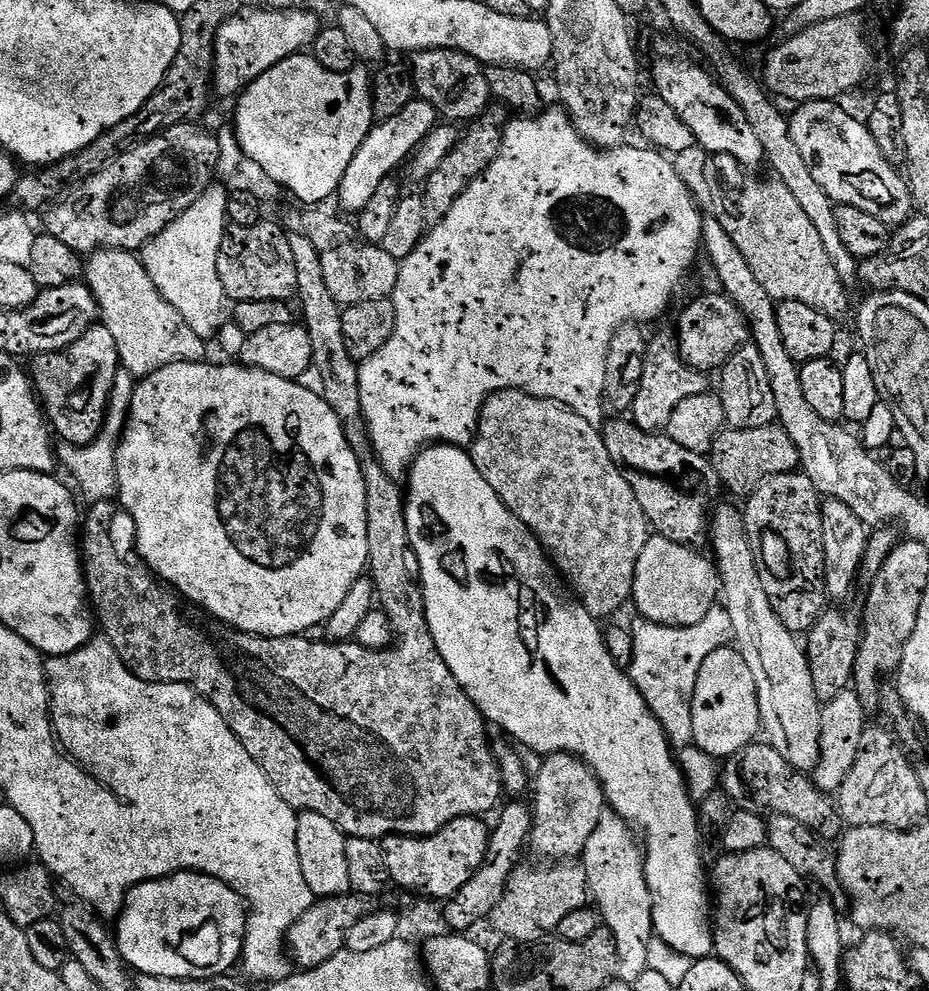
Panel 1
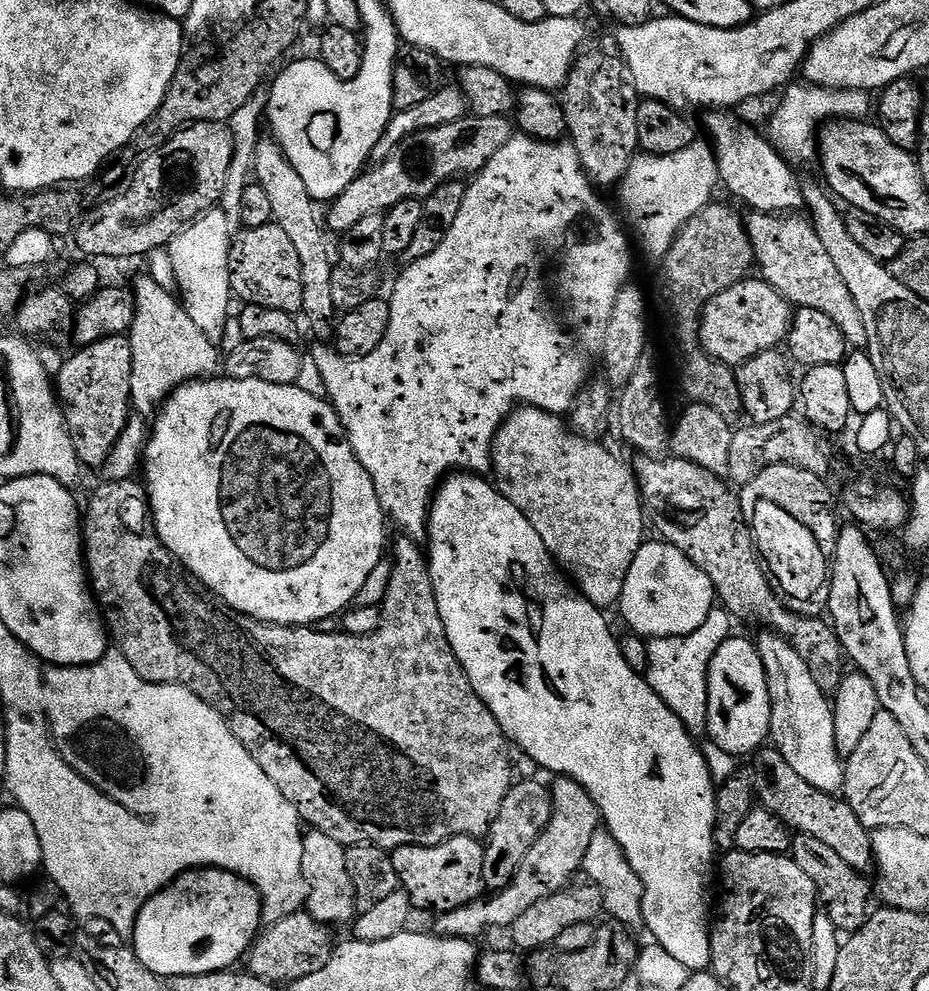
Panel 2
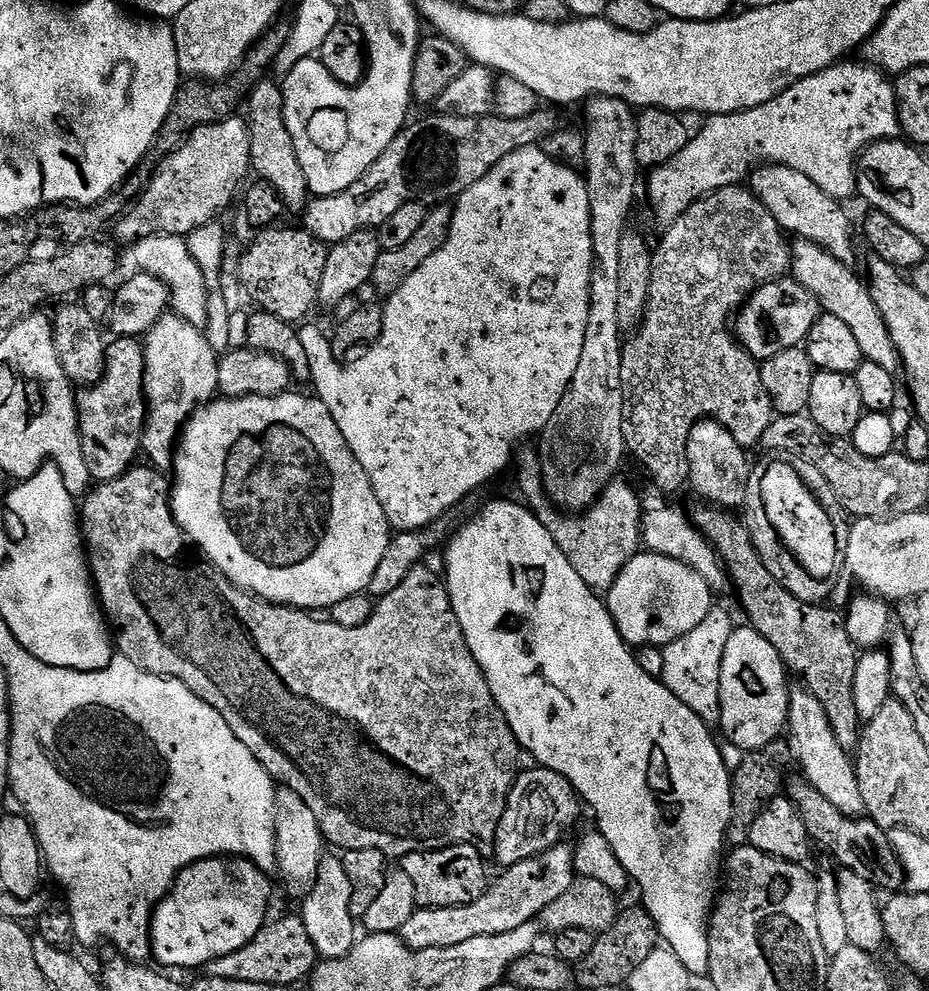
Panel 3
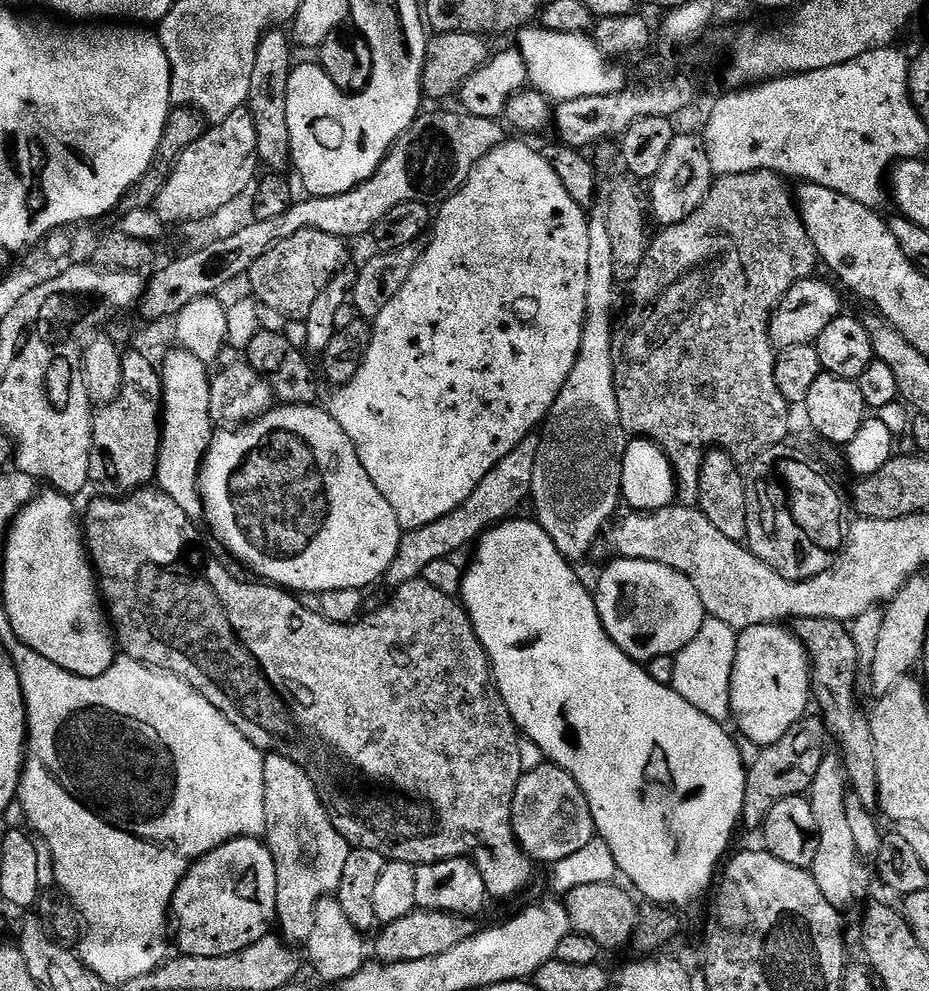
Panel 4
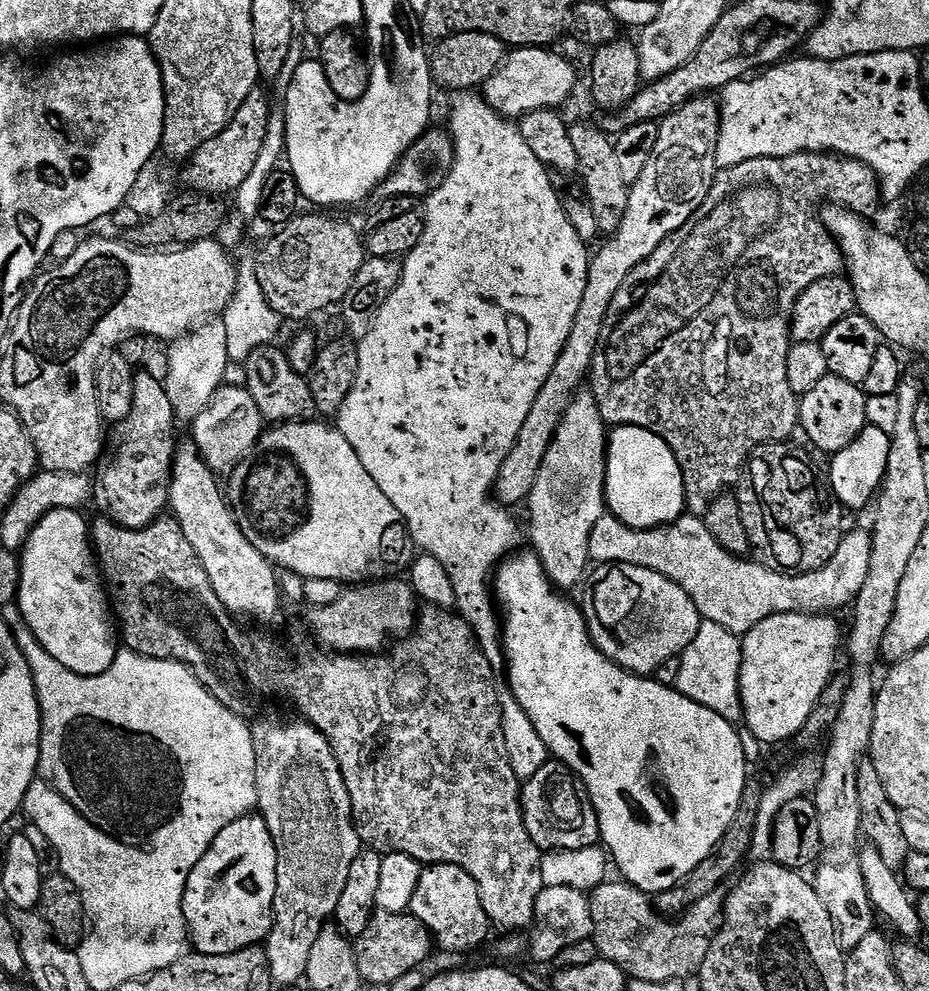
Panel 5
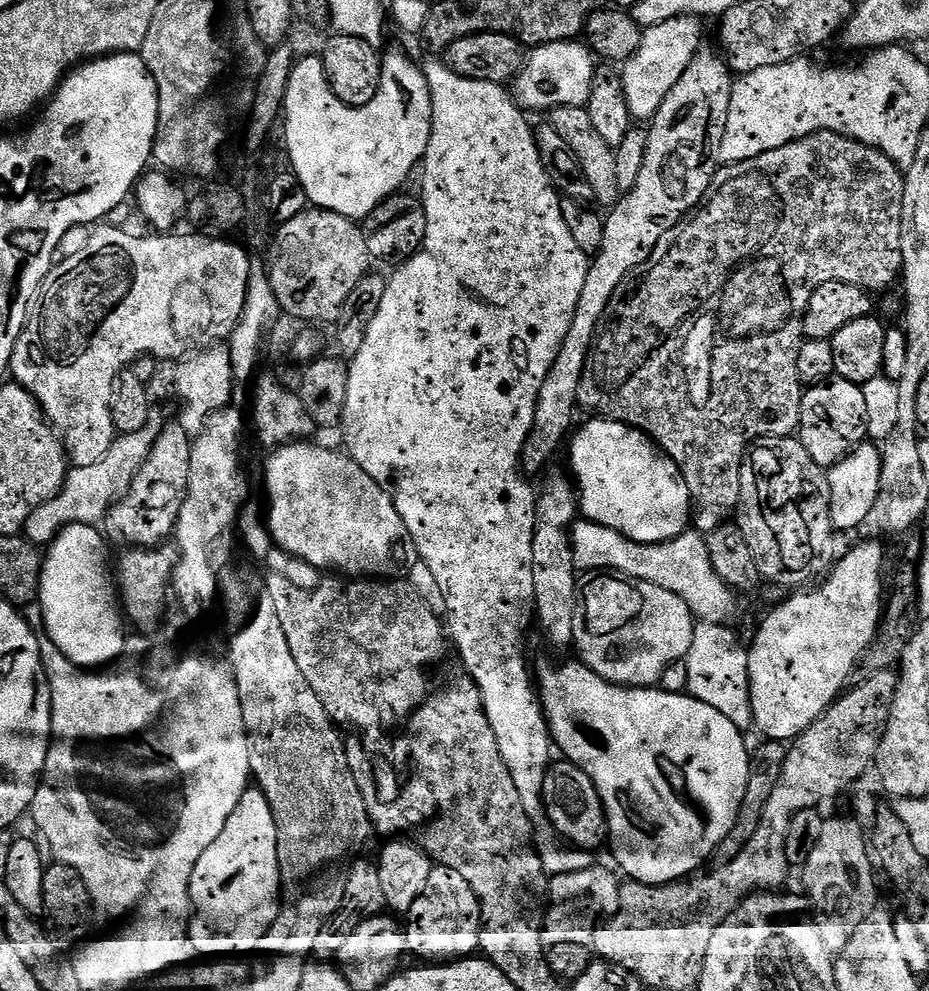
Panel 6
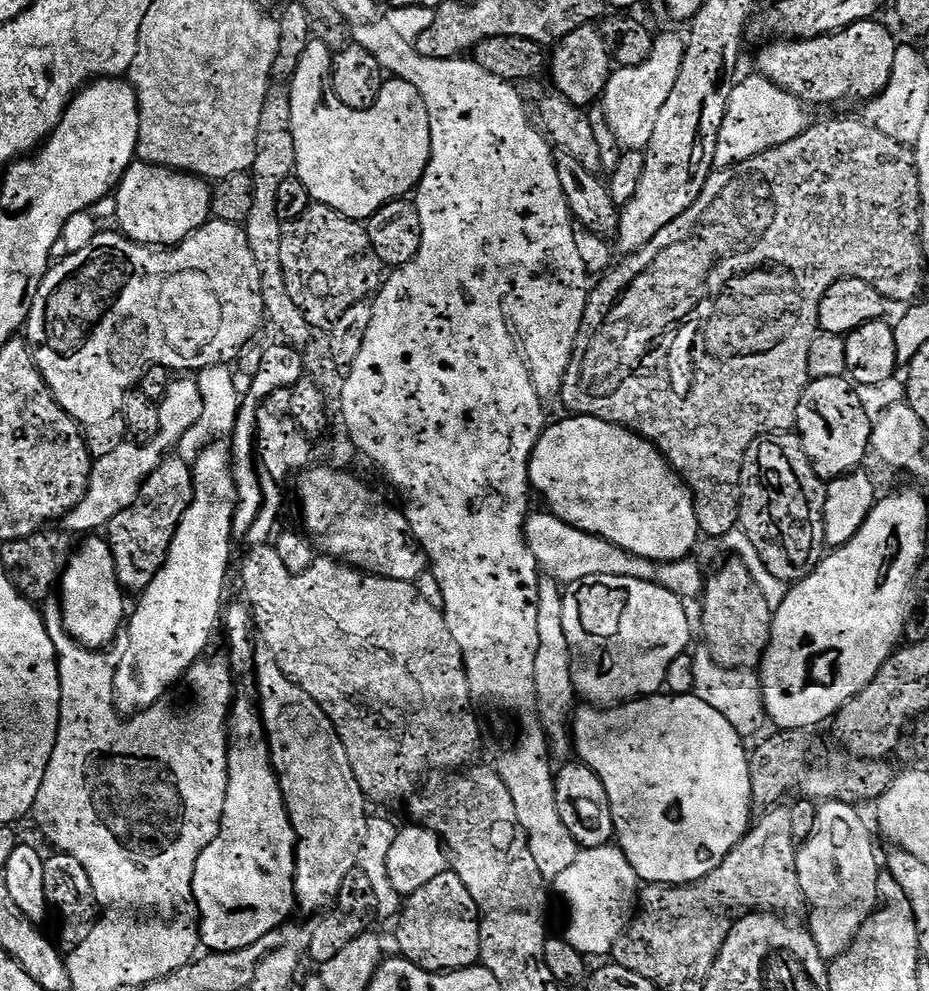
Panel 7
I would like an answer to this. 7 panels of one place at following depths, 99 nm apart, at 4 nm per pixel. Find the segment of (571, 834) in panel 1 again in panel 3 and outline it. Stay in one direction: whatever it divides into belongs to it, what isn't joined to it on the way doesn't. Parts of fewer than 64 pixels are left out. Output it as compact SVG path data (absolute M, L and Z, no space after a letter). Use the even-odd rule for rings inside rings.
M561 842L549 852L507 865L501 871L504 873L497 880L495 877L474 902L445 908L417 907L412 916L404 920L398 933L400 939L406 947L417 952L462 946L462 942L470 942L470 938L506 934L510 930L518 930L518 926L532 924L546 910L546 906L550 906L550 902L562 898L562 894L570 890L574 879L574 852L566 845Z

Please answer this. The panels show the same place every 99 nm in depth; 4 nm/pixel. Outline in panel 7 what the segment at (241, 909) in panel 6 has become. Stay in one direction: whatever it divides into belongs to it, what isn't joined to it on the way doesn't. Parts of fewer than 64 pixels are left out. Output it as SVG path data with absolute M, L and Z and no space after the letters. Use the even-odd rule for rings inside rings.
M237 699L232 705L228 725L226 806L218 834L214 842L210 842L206 850L202 850L194 870L192 893L198 909L200 942L208 952L242 950L242 946L250 946L258 942L258 938L284 926L288 915L292 911L295 913L298 908L294 886L296 835L284 805L280 783L272 768L264 723L260 721L257 705L249 700Z

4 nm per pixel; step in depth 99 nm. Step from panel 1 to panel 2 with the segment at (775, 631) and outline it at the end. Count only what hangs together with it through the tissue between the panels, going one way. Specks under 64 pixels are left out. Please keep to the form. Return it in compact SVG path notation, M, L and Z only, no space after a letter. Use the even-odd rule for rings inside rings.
M764 630L761 633L760 637L755 637L754 643L762 658L772 699L771 743L776 751L782 754L782 758L790 762L794 771L802 778L806 778L806 782L810 782L810 786L814 786L819 792L839 793L844 786L845 761L841 757L834 738L833 705L826 693L818 686L818 682L814 682L814 674L810 674L810 666L802 662L802 658L794 650L792 643L777 636L771 630Z

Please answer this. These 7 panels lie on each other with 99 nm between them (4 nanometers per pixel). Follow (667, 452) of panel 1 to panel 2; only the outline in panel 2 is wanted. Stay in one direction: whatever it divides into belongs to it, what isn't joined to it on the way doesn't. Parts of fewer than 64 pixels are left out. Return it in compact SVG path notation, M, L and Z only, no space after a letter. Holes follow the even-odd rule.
M640 454L635 458L634 475L641 493L647 499L649 496L680 511L656 512L653 516L651 513L651 523L653 520L661 532L657 533L667 543L682 550L694 566L702 569L706 578L710 578L719 603L737 621L753 620L756 624L764 624L760 626L790 641L802 662L810 666L810 674L814 674L814 682L818 682L820 689L826 694L836 693L846 675L844 647L836 636L836 630L827 619L794 614L776 597L771 579L757 553L739 495L721 477L680 456L668 454L657 458L652 454Z

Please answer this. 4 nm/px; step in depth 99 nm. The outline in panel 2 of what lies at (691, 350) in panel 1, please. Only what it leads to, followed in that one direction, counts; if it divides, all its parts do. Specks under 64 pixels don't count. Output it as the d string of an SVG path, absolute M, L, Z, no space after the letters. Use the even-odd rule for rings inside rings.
M745 278L710 298L700 316L700 344L708 354L729 366L744 364L759 352L779 349L792 329L793 305L763 278Z

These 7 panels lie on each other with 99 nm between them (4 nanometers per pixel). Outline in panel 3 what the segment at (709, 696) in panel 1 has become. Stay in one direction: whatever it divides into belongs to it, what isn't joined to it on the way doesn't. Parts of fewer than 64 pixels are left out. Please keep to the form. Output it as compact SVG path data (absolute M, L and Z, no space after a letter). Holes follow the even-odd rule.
M751 626L733 627L720 662L720 706L718 721L728 740L745 753L769 747L776 735L783 733L788 717L789 673L784 659Z

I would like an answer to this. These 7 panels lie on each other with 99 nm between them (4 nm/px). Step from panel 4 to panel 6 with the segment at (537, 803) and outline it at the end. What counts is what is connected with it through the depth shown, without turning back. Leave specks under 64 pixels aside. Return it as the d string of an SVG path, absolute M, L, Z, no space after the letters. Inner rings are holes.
M563 758L548 766L548 773L544 779L544 814L557 837L563 838L569 845L596 850L600 843L605 843L608 818L602 798L587 774L578 765L571 764Z

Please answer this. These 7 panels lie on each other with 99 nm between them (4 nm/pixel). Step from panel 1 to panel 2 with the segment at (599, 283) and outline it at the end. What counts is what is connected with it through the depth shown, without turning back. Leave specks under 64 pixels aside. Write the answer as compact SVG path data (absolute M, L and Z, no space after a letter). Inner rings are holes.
M516 134L512 139L506 142L504 146L492 158L483 169L475 173L476 180L471 185L465 187L464 197L462 198L462 207L458 210L458 218L454 218L454 222L448 228L446 238L442 238L442 242L438 246L438 250L434 250L434 254L426 254L426 258L415 260L414 263L407 265L403 269L404 273L396 280L396 285L392 288L392 296L390 295L390 326L386 330L386 338L382 338L382 342L378 346L378 350L374 350L365 356L357 356L355 358L338 358L335 347L320 344L312 352L312 360L316 363L316 372L320 375L320 380L324 383L327 399L335 408L338 418L344 427L344 433L348 435L348 441L352 447L352 452L358 458L358 462L362 462L362 466L366 470L366 474L370 474L370 478L374 482L374 490L380 499L380 505L384 508L384 515L389 521L392 520L400 527L399 531L403 535L409 536L417 542L423 541L426 536L428 526L428 510L432 506L432 498L436 495L437 488L440 487L442 481L449 474L459 470L464 474L484 474L492 467L492 439L496 437L496 431L504 425L504 419L510 415L512 409L517 406L527 406L529 408L541 408L553 414L571 413L576 399L588 384L590 377L593 375L592 363L597 363L598 357L601 355L604 347L604 335L606 334L606 326L610 322L610 318L614 314L614 302L618 298L618 294L629 283L628 271L632 268L632 244L628 241L628 236L624 233L624 228L620 225L620 220L616 217L616 212L603 200L601 193L595 184L588 179L584 172L584 167L580 165L580 159L576 153L576 145L571 142L548 143L542 140L536 140L532 136ZM693 143L687 152L670 154L666 158L633 159L628 173L618 188L624 204L640 219L640 236L648 252L662 258L670 250L677 234L705 206L713 203L712 196L720 184L720 170L711 143Z

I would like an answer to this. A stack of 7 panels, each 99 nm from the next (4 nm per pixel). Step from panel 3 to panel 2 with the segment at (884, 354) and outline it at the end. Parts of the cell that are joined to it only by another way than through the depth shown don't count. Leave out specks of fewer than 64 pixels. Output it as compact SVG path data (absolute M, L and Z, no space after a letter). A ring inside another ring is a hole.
M749 211L747 215L746 227L754 264L758 272L760 268L759 275L763 280L781 292L789 304L822 310L822 314L842 330L849 346L863 349L868 339L866 326L862 326L862 314L858 314L858 306L850 290L846 290L846 282L842 282L838 266L834 266L830 254L826 254L826 246L822 246L822 238L818 238L811 223L800 214Z

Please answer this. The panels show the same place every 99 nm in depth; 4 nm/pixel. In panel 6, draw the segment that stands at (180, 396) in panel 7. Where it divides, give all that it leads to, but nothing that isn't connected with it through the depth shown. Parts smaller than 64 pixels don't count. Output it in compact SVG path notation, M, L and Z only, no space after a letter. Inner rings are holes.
M149 416L148 424L142 430L117 435L110 450L106 450L106 455L98 462L94 462L94 466L73 467L64 479L64 485L58 490L58 494L42 506L38 506L38 510L34 510L30 518L26 518L23 530L26 539L34 545L47 546L66 526L99 525L109 510L128 494L138 470L142 470L146 458L150 456L150 450L162 427L162 420L159 420L158 416Z

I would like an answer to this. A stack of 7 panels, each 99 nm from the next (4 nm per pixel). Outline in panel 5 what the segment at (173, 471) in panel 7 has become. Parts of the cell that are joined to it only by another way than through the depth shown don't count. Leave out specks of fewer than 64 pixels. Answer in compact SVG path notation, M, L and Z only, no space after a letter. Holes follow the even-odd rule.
M144 370L136 372L134 410L131 411L130 418L126 418L114 428L116 449L112 452L112 464L99 469L100 481L97 479L94 484L94 505L96 504L97 510L100 511L99 515L103 519L121 524L124 528L145 528L165 515L169 507L168 487L172 481L172 460L176 457L178 443L176 412L172 409L165 381L160 376L158 378L142 371Z

